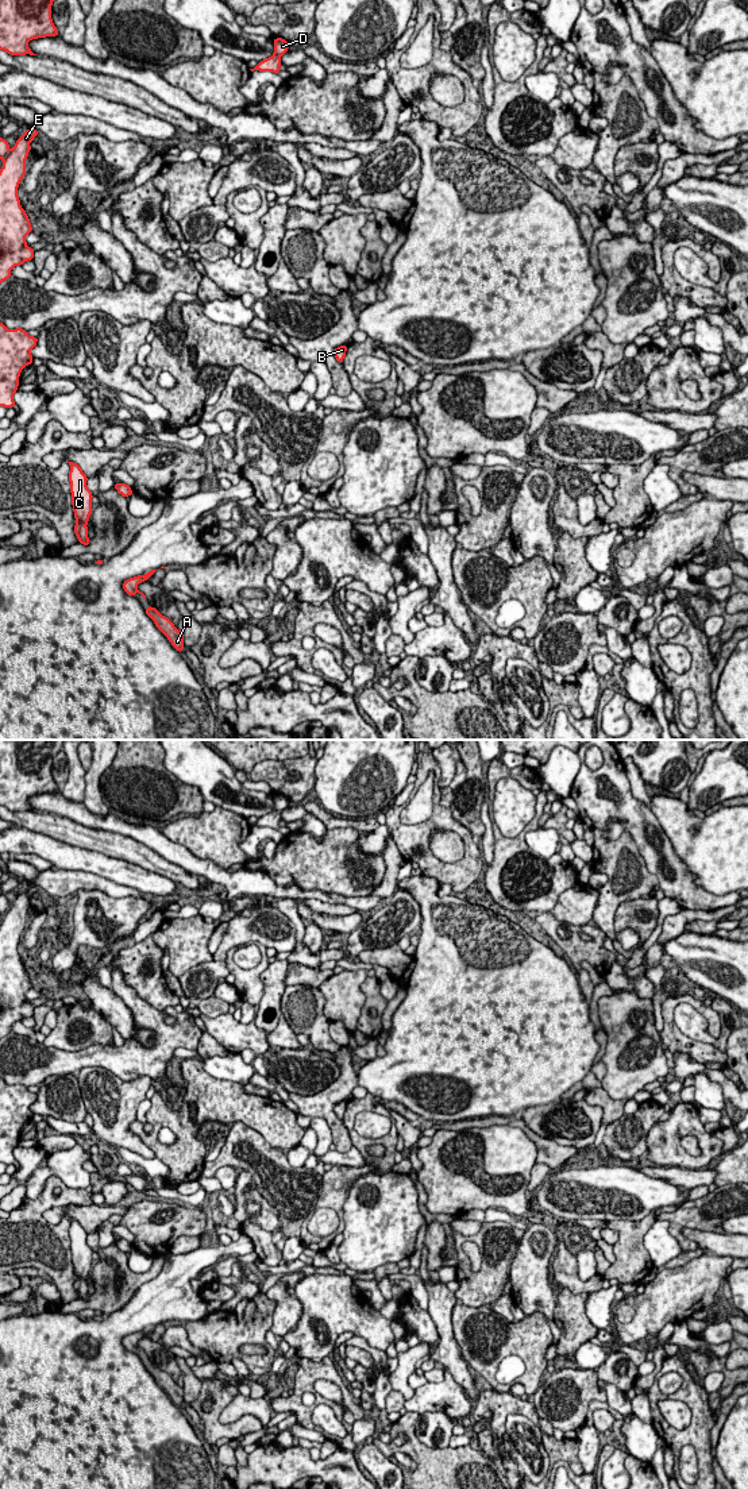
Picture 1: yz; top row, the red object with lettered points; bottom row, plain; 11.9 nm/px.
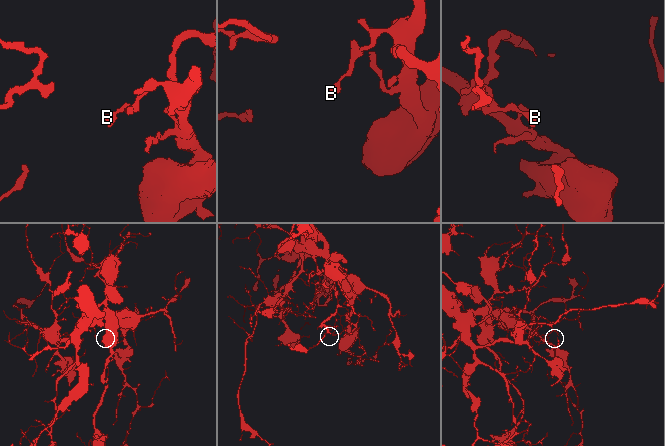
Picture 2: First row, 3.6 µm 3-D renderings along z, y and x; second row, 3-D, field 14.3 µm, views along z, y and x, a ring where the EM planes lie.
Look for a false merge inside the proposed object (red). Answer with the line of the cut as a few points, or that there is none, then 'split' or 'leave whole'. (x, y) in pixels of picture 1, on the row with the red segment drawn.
no cut; leave whole

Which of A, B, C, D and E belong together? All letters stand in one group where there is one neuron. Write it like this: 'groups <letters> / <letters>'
groups A B C D E

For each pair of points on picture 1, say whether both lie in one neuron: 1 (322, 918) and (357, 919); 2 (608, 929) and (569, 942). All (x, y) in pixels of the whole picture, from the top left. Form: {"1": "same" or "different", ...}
{"1": "same", "2": "different"}

